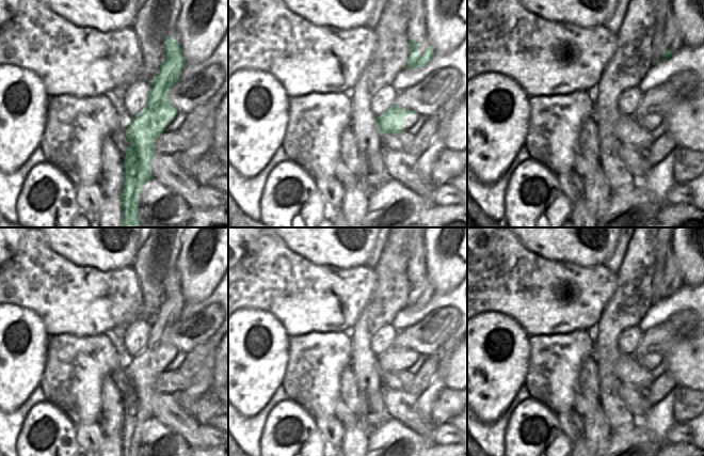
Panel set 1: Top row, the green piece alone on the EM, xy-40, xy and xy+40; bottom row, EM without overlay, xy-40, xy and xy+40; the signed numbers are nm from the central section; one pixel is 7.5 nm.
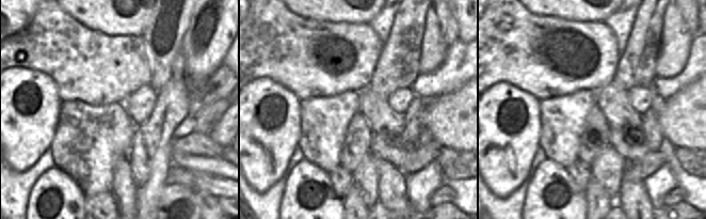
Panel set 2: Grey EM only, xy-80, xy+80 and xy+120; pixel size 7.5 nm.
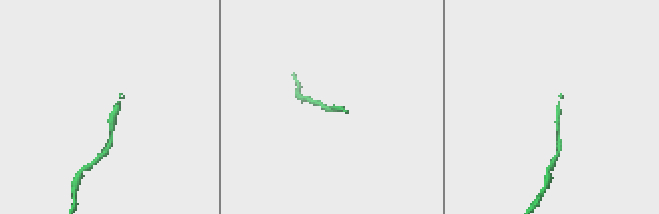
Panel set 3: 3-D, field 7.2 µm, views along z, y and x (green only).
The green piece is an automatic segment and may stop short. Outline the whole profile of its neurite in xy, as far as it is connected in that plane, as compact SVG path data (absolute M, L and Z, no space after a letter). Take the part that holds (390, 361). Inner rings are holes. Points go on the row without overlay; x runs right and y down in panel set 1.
M396 345L388 347L378 356L378 367L381 373L398 373L403 371L402 358L409 353L415 353L413 349L404 349Z

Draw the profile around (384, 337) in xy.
M391 326L378 330L371 337L371 350L377 356L386 351L395 342L397 331Z

